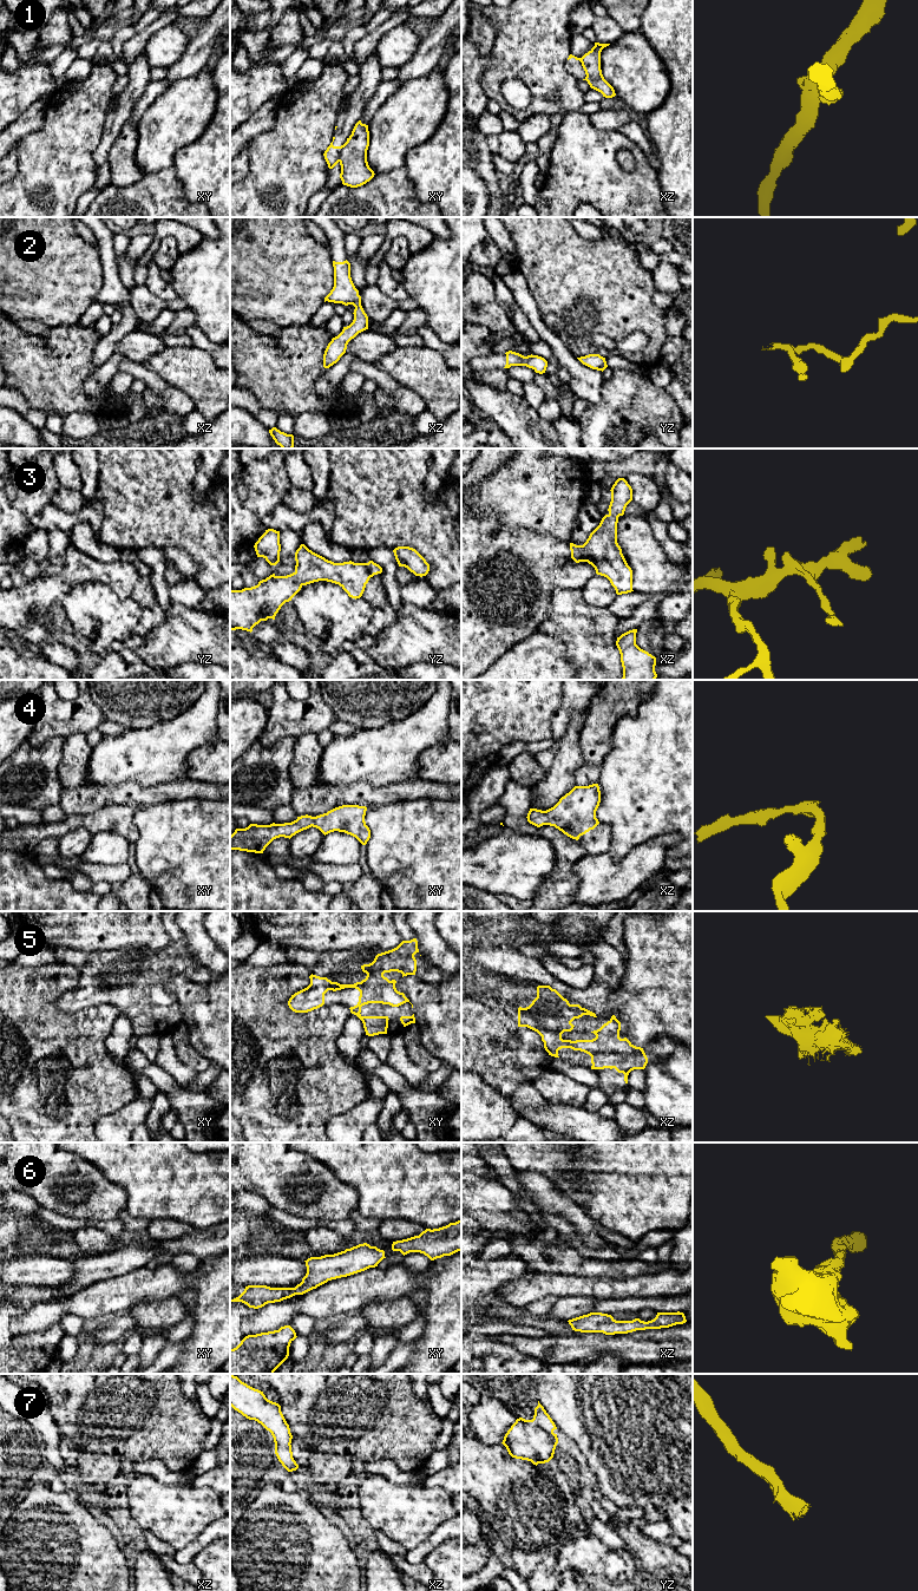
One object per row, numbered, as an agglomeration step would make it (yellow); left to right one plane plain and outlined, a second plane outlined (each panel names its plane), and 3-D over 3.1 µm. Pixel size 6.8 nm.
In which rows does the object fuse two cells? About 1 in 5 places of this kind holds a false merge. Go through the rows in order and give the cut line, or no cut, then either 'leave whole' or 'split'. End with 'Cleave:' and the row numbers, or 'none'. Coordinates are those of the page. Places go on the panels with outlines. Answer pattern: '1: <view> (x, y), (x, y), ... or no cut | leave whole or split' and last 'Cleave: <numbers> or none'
1: xy (345, 144), (338, 161) | split
2: no cut | leave whole
3: no cut | leave whole
4: no cut | leave whole
5: no cut | leave whole
6: no cut | leave whole
7: no cut | leave whole
Cleave: 1

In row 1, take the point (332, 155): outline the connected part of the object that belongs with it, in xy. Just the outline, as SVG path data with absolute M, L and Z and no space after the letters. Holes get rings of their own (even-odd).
M333 137L333 142L334 142L334 139L335 139L335 137ZM333 142L330 143L330 145L327 148L327 150L326 150L324 153L323 153L324 159L326 159L326 162L327 162L329 169L333 169L333 168L339 163L340 152L341 152L341 150L342 150L343 145L345 145L345 144L343 144L343 145L341 145L341 146L334 146L334 145L333 145Z

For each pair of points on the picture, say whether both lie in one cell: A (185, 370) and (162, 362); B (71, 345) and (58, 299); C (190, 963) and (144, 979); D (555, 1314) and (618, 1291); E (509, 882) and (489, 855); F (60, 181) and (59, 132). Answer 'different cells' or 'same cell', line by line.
A: same cell
B: different cells
C: same cell
D: different cells
E: same cell
F: same cell

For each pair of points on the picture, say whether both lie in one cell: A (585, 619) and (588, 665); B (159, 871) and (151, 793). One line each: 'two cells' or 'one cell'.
A: one cell
B: two cells

